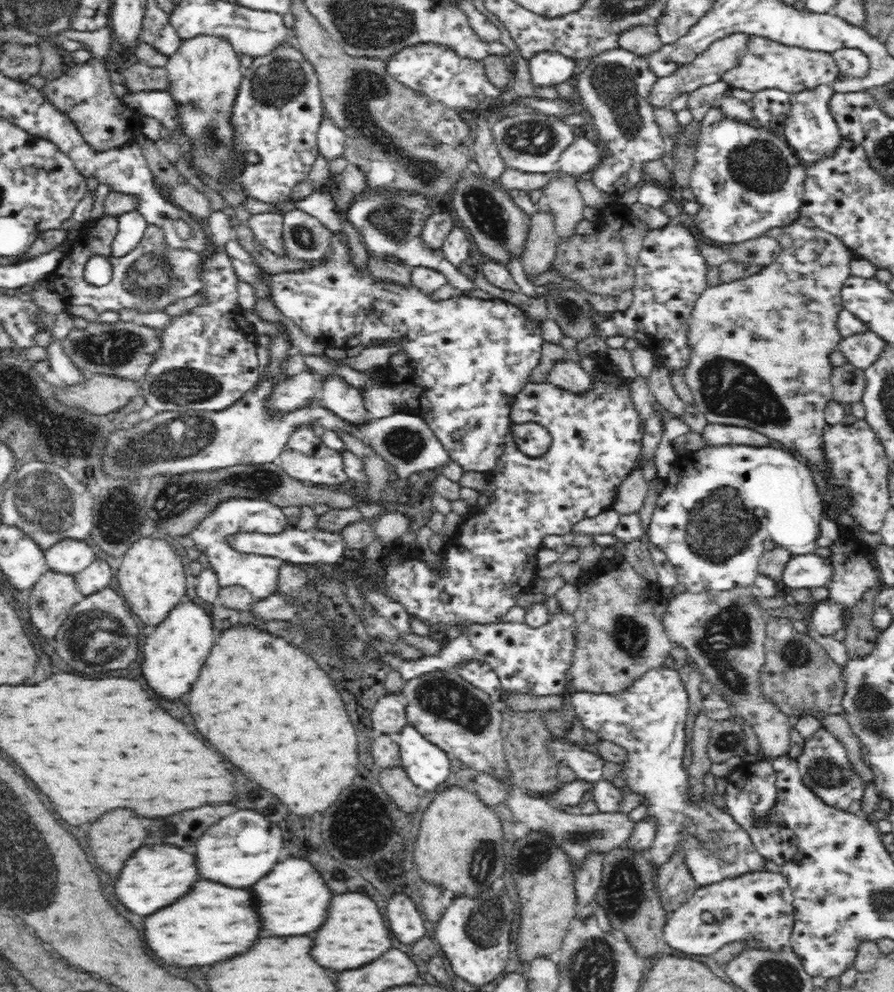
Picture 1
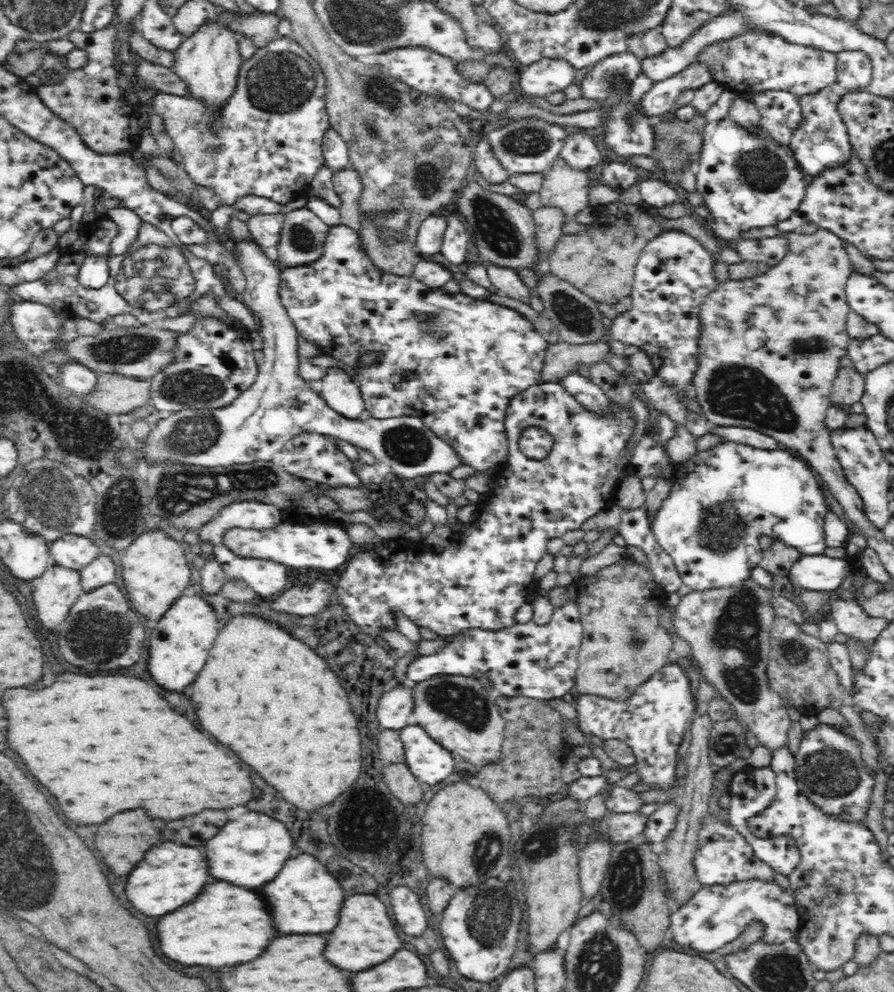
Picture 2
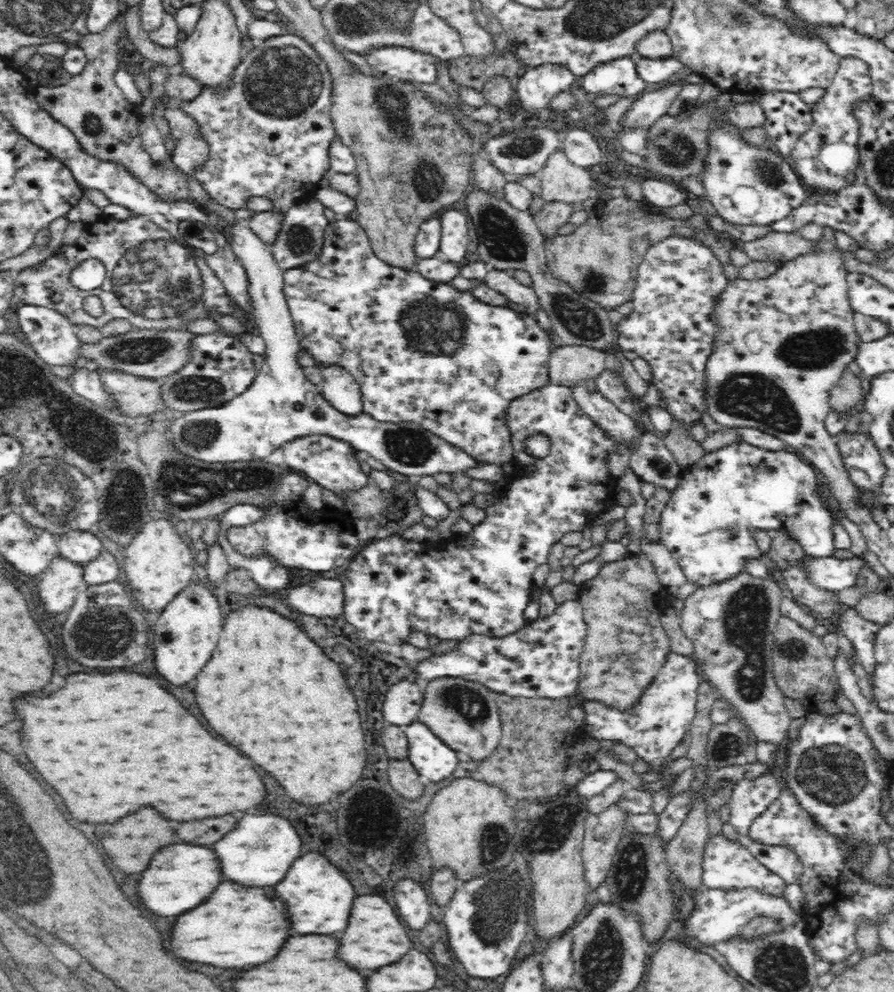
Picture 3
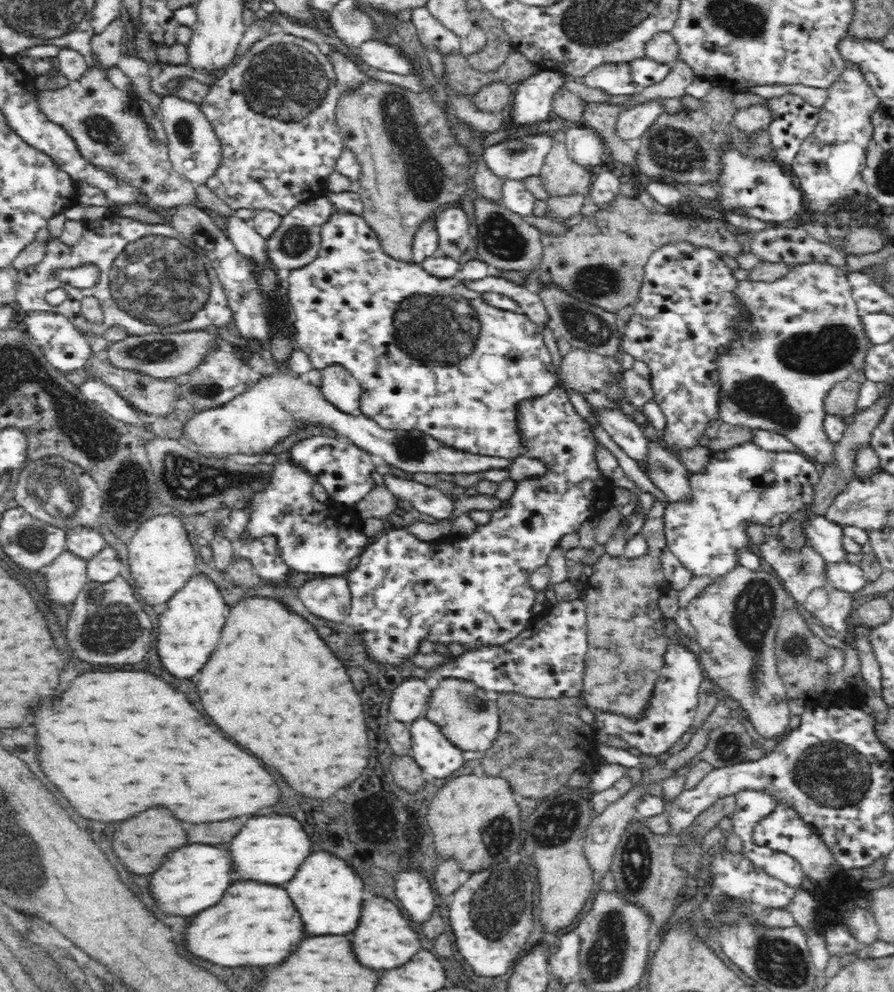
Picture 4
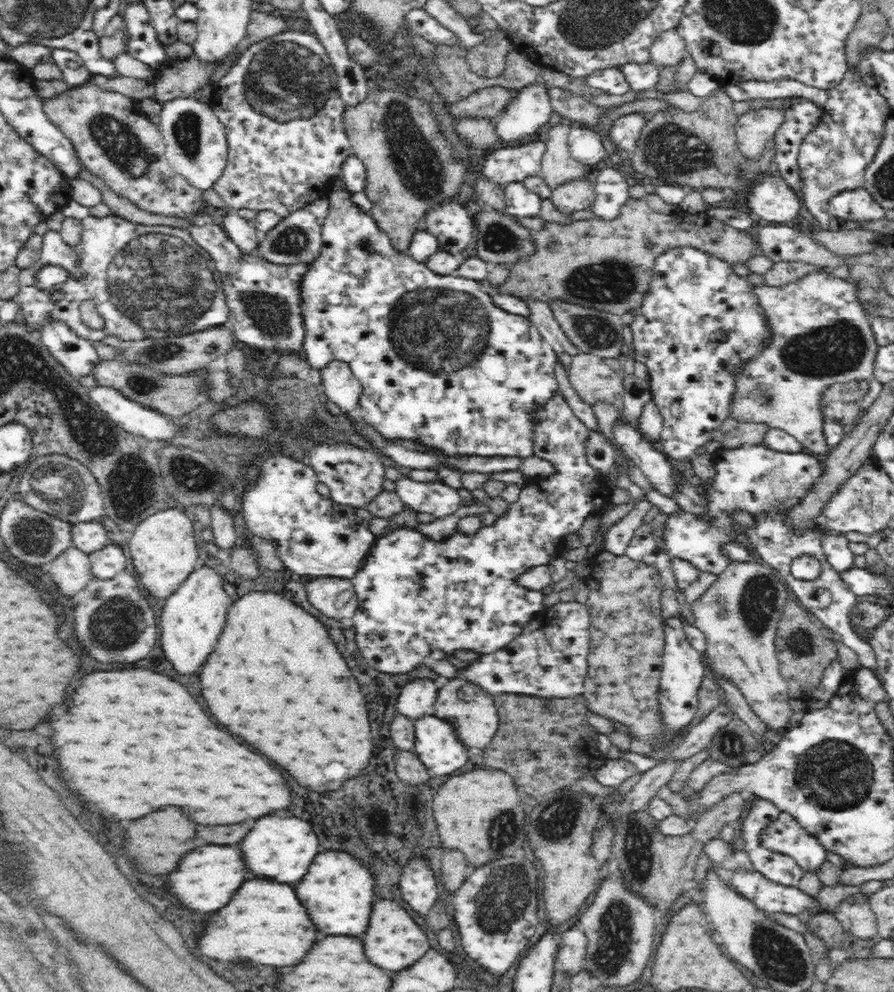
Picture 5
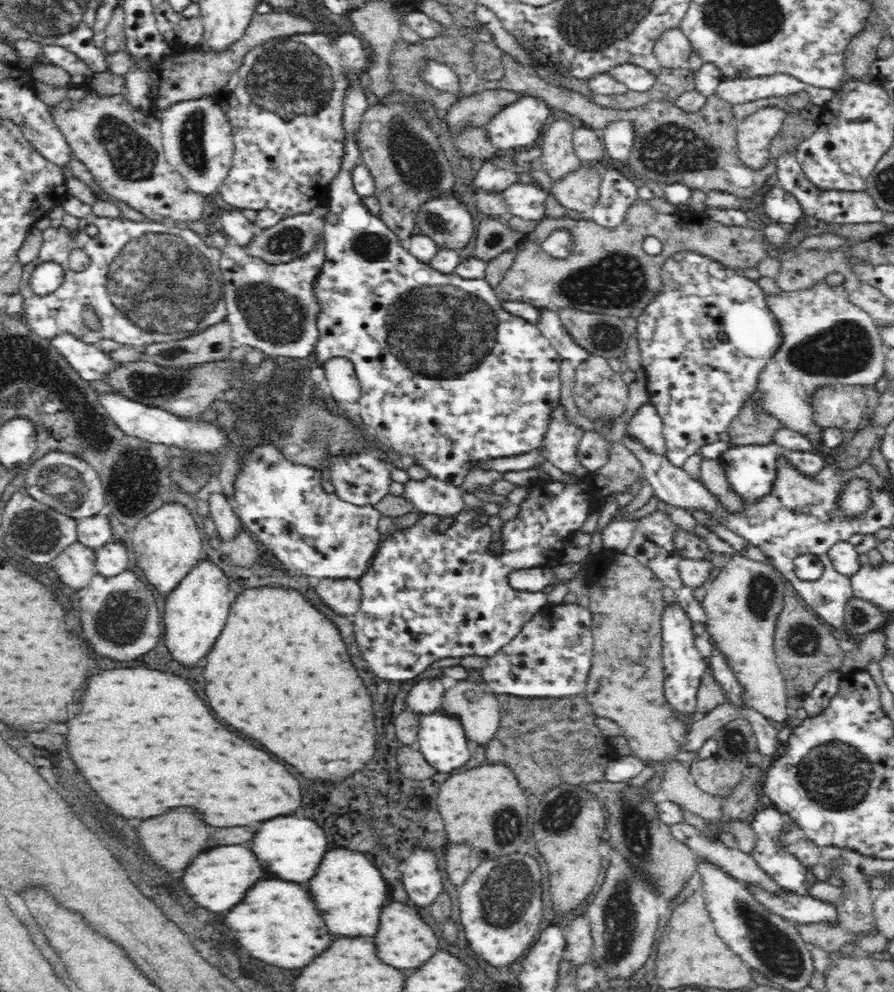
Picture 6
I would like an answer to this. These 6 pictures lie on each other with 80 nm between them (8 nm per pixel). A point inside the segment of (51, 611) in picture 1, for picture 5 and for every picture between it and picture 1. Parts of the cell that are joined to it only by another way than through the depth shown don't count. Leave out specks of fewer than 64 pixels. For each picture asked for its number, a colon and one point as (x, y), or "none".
2: (58, 588)
3: (62, 580)
4: (67, 574)
5: (72, 570)

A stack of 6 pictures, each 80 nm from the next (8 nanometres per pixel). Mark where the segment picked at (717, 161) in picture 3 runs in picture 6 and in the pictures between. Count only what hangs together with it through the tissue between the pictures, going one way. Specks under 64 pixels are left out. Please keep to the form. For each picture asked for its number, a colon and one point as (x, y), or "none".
4: (760, 188)
5: (773, 200)
6: (779, 205)

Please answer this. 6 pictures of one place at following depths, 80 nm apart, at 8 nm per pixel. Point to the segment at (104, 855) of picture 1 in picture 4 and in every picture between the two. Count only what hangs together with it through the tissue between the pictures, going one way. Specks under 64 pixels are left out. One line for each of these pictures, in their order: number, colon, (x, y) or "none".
2: (124, 841)
3: (132, 842)
4: (144, 843)

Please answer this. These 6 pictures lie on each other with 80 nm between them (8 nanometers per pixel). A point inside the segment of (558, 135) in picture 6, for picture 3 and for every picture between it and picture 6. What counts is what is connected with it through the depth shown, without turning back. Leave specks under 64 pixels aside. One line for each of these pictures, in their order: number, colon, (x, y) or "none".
3: (561, 181)
4: (561, 175)
5: (557, 165)

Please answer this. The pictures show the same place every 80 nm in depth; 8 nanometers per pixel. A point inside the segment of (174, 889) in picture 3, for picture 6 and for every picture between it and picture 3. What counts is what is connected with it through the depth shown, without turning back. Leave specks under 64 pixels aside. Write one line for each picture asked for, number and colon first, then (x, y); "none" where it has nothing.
4: (197, 878)
5: (208, 879)
6: (218, 881)

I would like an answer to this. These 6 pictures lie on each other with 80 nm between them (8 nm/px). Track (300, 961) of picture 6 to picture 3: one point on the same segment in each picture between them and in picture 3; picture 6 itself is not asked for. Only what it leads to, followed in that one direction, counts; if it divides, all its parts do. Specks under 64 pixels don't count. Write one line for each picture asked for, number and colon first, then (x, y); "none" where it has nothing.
3: (242, 925)
4: (258, 924)
5: (267, 920)

